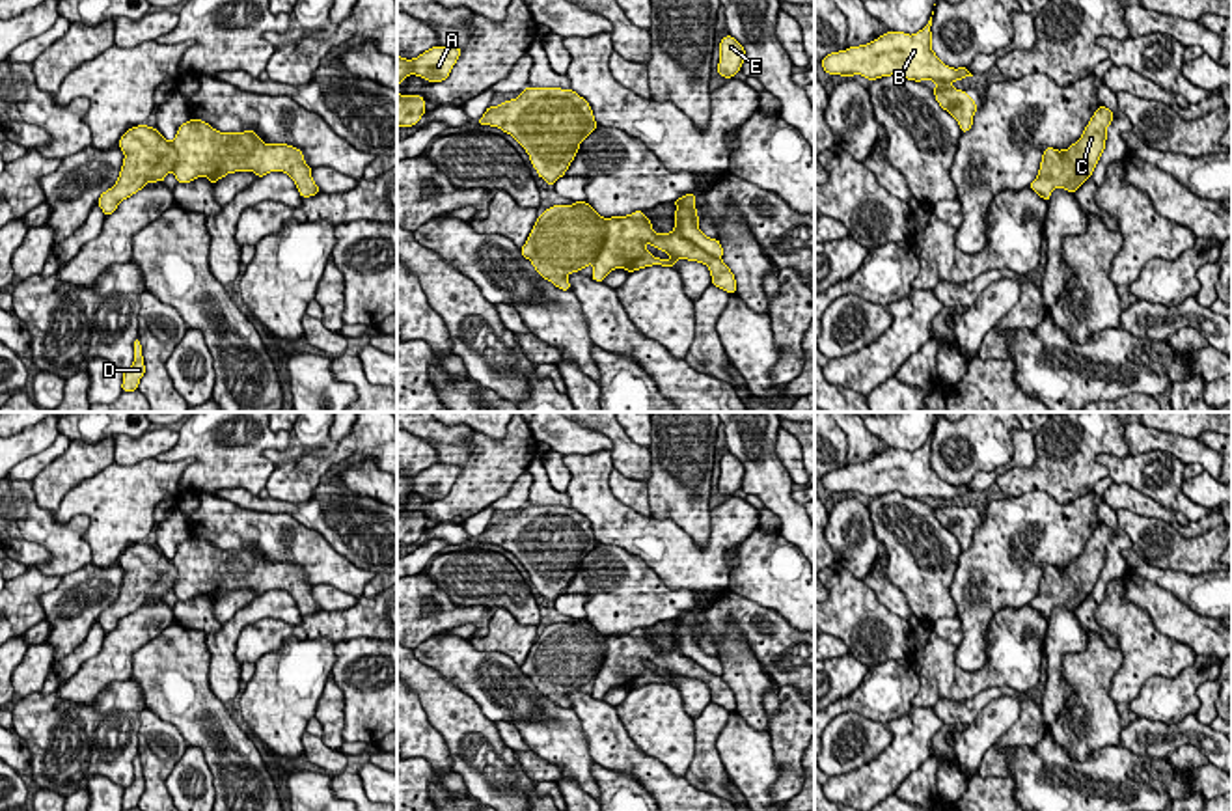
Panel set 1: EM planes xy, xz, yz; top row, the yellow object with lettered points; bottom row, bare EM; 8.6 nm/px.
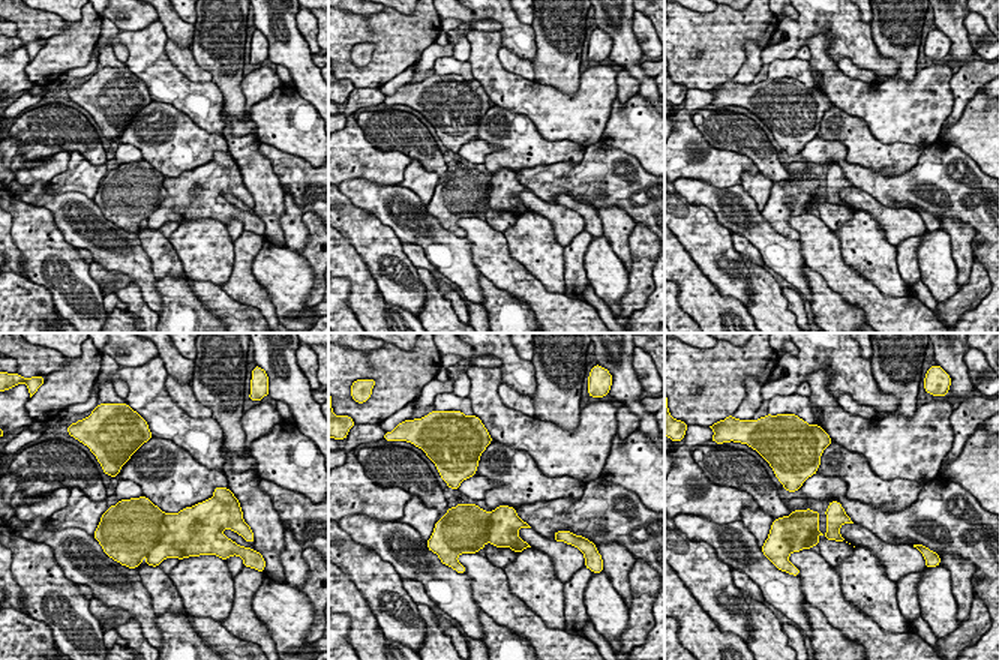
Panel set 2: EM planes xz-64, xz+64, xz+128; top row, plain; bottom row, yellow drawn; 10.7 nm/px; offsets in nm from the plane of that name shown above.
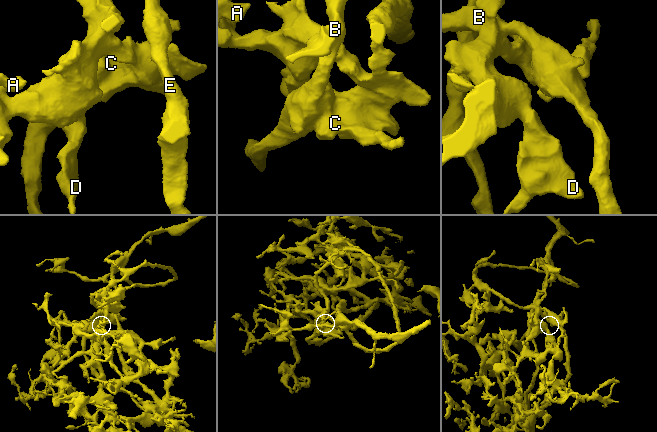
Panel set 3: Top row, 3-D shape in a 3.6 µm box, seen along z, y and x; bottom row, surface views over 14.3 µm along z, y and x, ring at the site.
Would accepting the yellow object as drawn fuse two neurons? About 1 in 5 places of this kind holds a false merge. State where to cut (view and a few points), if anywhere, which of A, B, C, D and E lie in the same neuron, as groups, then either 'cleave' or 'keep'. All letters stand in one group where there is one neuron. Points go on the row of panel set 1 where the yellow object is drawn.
cut none; groups A B C D E; keep

